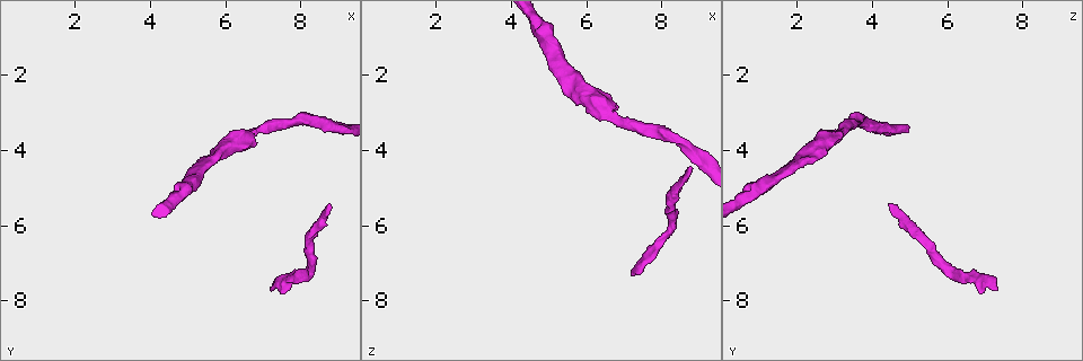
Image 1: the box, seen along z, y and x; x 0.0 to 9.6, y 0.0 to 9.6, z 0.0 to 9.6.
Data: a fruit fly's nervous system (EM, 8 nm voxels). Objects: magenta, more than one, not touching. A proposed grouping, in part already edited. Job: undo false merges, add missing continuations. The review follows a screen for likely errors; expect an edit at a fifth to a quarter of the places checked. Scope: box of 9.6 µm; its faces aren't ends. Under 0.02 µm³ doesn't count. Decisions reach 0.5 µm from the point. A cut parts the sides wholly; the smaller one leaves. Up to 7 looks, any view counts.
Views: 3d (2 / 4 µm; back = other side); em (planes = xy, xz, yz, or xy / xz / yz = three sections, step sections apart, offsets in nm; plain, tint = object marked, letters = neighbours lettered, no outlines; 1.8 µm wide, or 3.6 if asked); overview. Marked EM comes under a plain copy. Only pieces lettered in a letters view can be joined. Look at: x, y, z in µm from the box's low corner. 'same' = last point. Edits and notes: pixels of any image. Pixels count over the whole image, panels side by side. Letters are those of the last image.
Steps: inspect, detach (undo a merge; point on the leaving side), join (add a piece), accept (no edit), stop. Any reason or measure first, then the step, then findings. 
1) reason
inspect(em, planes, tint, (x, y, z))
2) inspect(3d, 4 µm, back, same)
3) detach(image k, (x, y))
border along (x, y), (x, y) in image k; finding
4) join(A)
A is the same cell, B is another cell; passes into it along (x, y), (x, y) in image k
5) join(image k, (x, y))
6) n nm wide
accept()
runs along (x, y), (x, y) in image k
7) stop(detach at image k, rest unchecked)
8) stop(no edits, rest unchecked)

inspect(3d, 4 µm, (8.70, 5.45, 4.45))

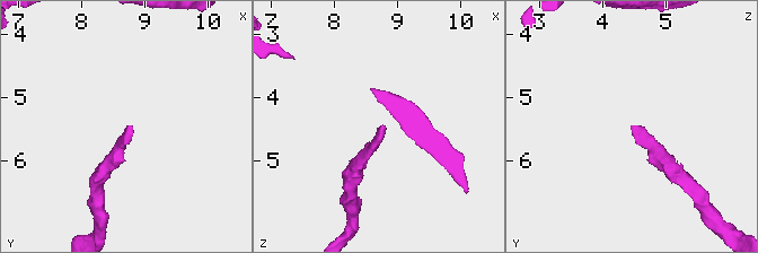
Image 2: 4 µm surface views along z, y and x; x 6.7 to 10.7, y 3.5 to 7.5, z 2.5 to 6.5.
inspect(em, xz, step 4, letters, (8.80, 5.50, 4.45))

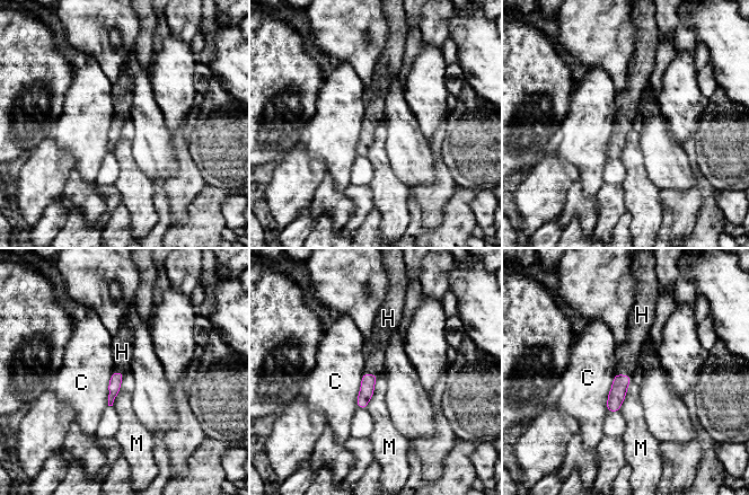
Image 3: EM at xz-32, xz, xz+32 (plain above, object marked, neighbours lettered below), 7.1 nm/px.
inspect(em, planes, letters, same)

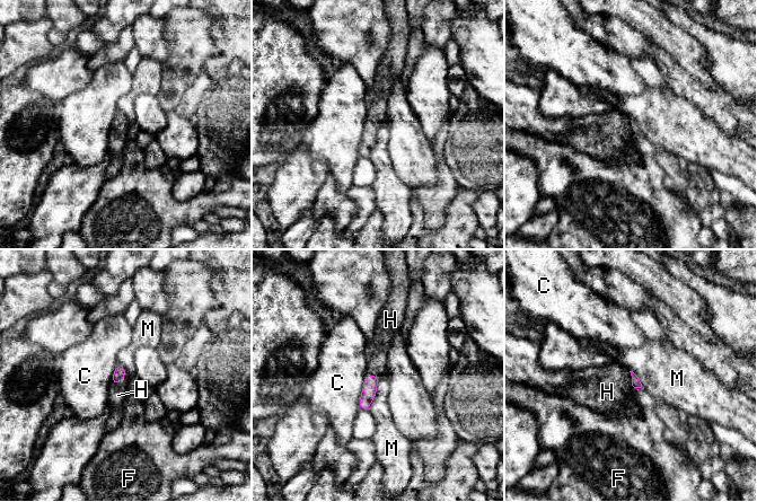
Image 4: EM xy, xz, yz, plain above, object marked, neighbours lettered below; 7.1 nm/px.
join(H)
H is the same cell, C, F and M are other cells; the cell continues

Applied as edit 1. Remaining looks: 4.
inspect(overview)

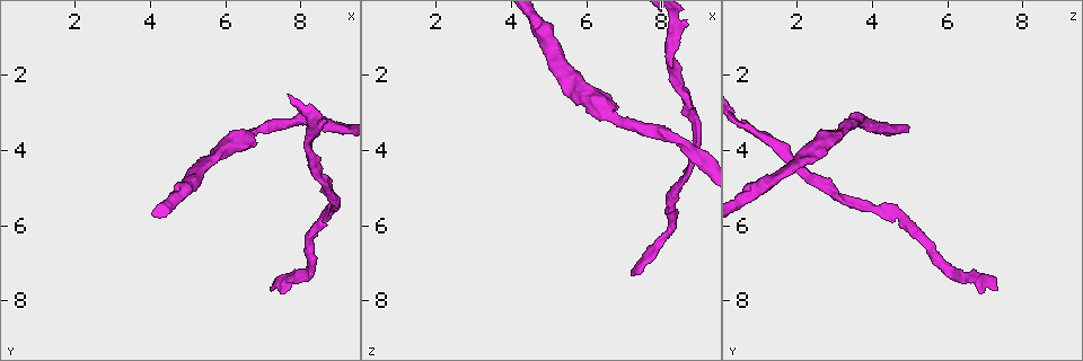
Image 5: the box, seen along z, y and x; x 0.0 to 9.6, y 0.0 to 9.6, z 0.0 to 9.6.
inspect(em, yz, step 4, tint, (6.50, 3.60, 2.95))

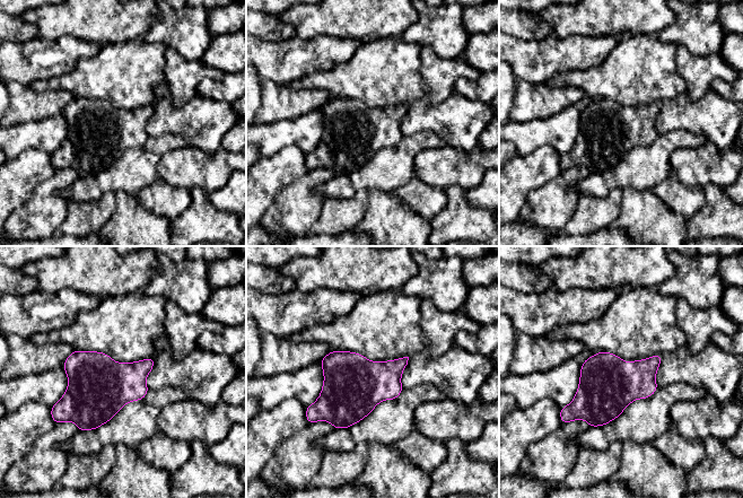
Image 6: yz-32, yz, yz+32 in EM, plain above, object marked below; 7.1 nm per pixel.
inspect(em, planes, letters, same)

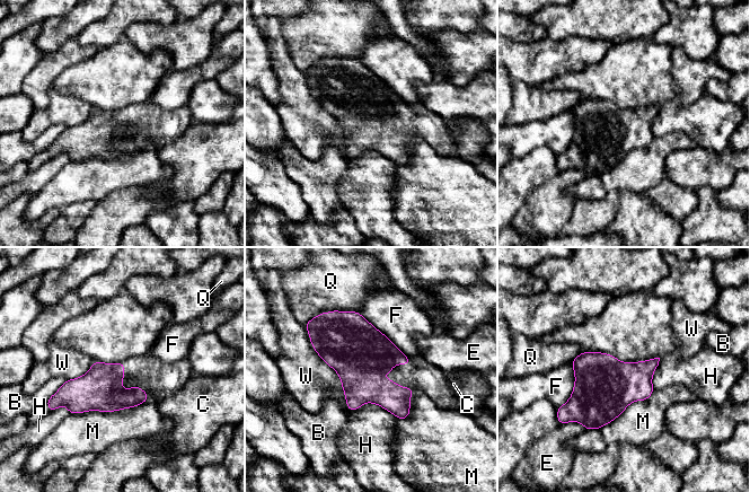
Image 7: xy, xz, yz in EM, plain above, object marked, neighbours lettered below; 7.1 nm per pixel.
accept()
B, C, E, F, H, M, Q and W are other cells; border along (306, 330), (349, 410) in image 7; one cell here

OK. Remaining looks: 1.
stop(join at image 4, rest unchecked)

